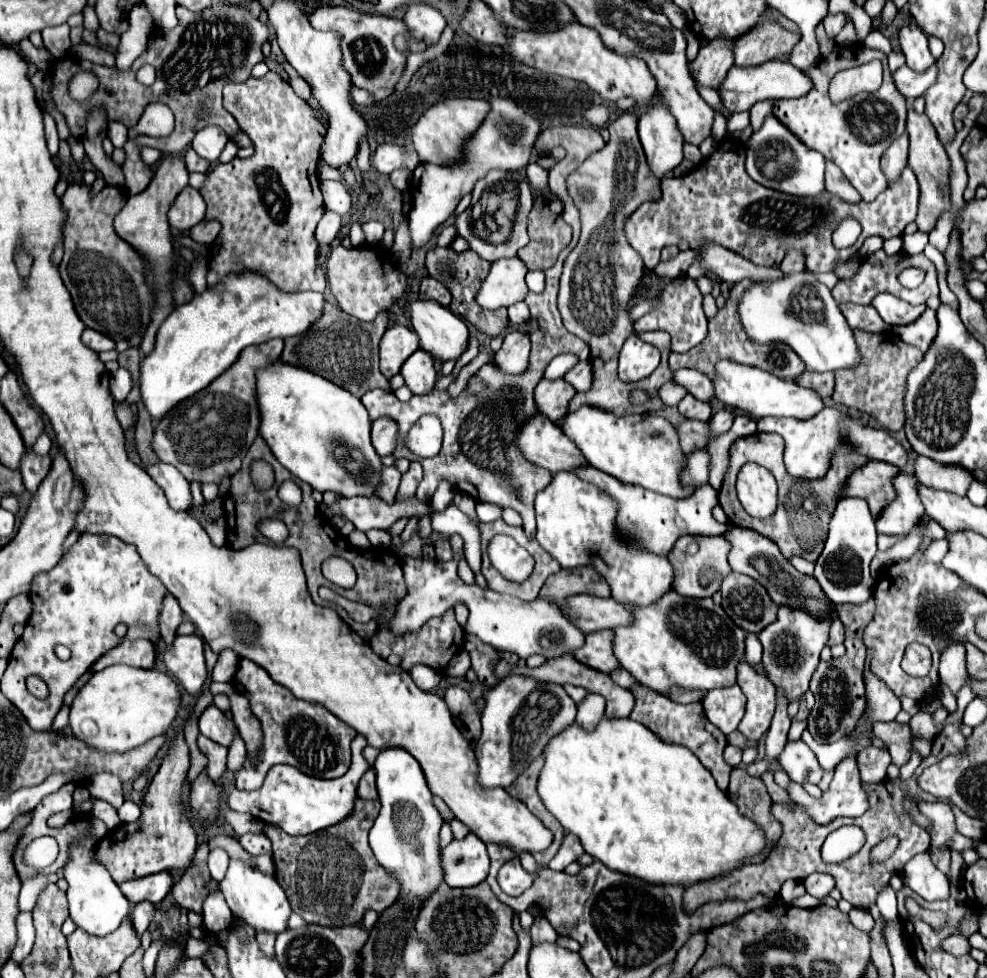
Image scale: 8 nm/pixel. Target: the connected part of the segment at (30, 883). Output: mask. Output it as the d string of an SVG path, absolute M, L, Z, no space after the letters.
M36 875L32 879L26 879L22 883L22 891L20 891L20 899L18 899L18 907L20 911L32 911L34 903L40 895L40 889L44 889L44 885L48 883L56 883L56 875Z

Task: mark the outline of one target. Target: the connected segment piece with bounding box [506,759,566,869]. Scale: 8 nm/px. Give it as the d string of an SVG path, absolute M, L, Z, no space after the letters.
M536 759L506 791L508 791L512 797L516 797L516 799L520 799L522 803L526 803L526 807L528 807L542 823L546 823L546 827L554 833L552 845L550 845L544 853L536 853L536 855L534 855L540 869L544 869L544 867L548 867L548 861L558 853L558 849L560 849L560 845L562 845L562 841L564 841L566 831L562 829L562 825L558 823L558 819L548 813L548 809L542 805L542 801L540 801L540 797L538 797L538 793L536 793L536 777L538 777L538 773L540 773L540 765L542 765L542 761Z

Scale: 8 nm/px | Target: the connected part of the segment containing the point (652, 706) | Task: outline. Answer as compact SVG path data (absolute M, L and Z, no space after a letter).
M644 685L634 687L632 693L634 693L634 697L636 697L636 705L634 705L630 717L632 717L634 721L646 725L650 731L654 731L654 733L656 733L658 737L662 737L664 741L688 747L688 749L702 761L702 765L714 775L716 785L718 785L722 791L726 791L732 767L724 761L722 751L724 751L724 747L728 745L728 739L726 739L724 733L720 733L720 729L716 729L716 727L704 717L702 703L680 705L680 703L674 703L674 701L662 697L660 693L656 693L656 691L644 687Z

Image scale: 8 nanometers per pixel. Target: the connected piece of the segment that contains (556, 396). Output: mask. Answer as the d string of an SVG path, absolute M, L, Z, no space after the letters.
M540 379L534 393L536 407L548 419L558 421L568 413L568 403L574 397L574 393L576 389L564 379Z

